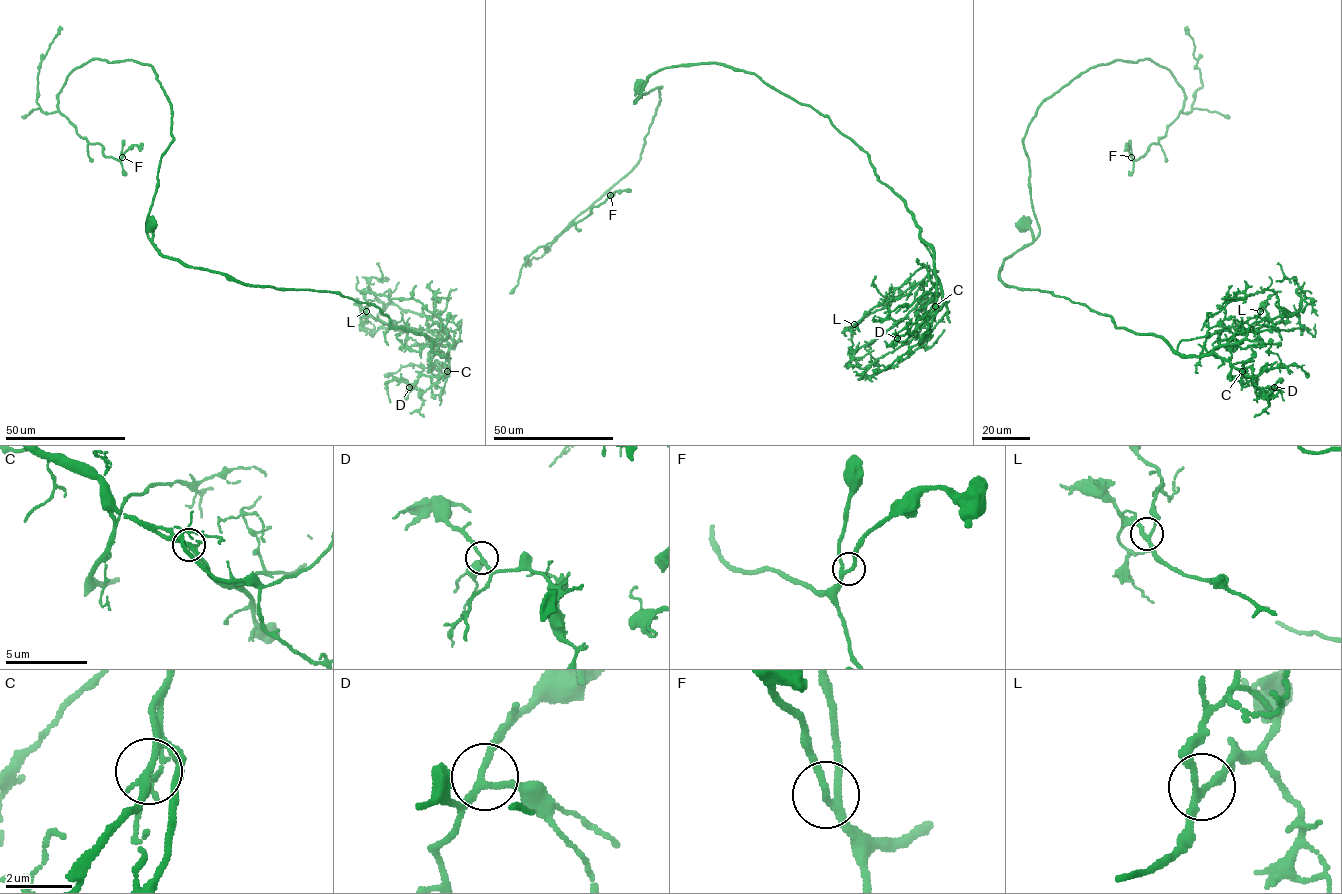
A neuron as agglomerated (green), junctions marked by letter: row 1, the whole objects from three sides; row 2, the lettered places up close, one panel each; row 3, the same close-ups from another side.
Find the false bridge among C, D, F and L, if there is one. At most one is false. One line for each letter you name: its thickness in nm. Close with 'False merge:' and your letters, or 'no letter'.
False merge: no letter

